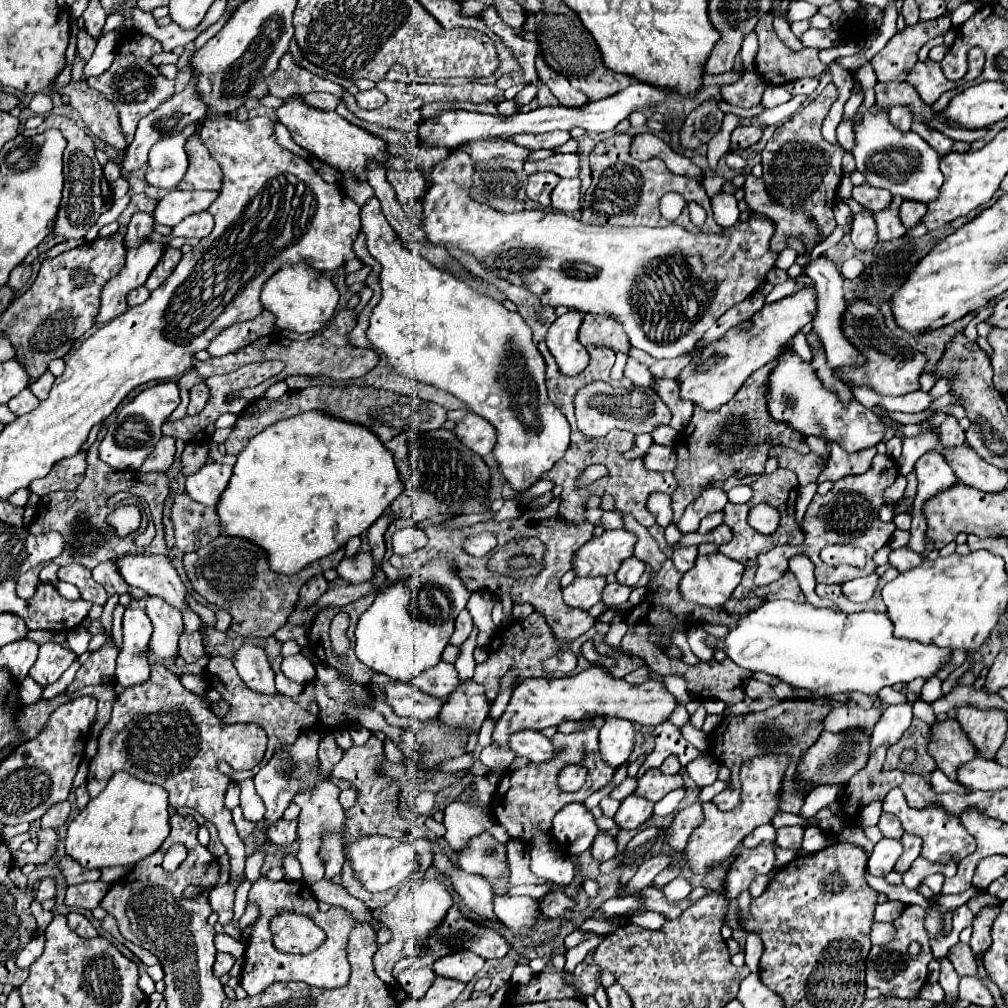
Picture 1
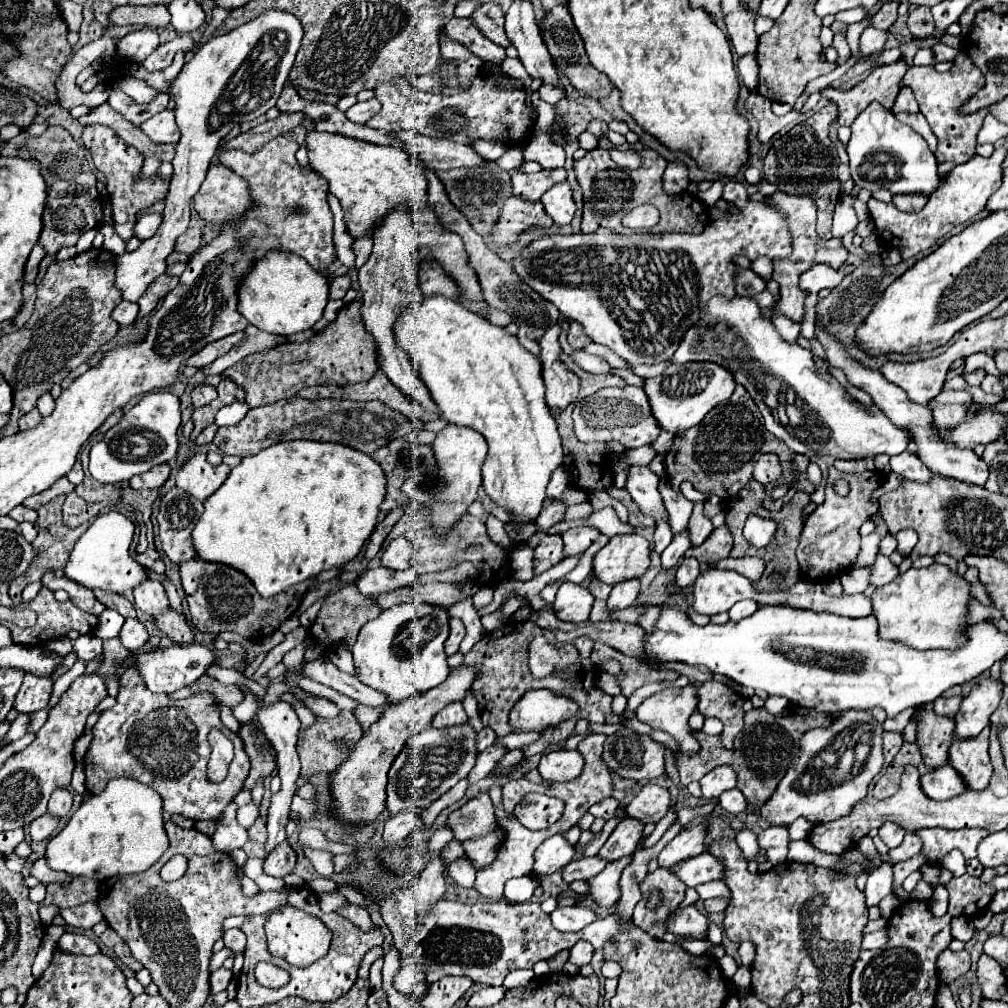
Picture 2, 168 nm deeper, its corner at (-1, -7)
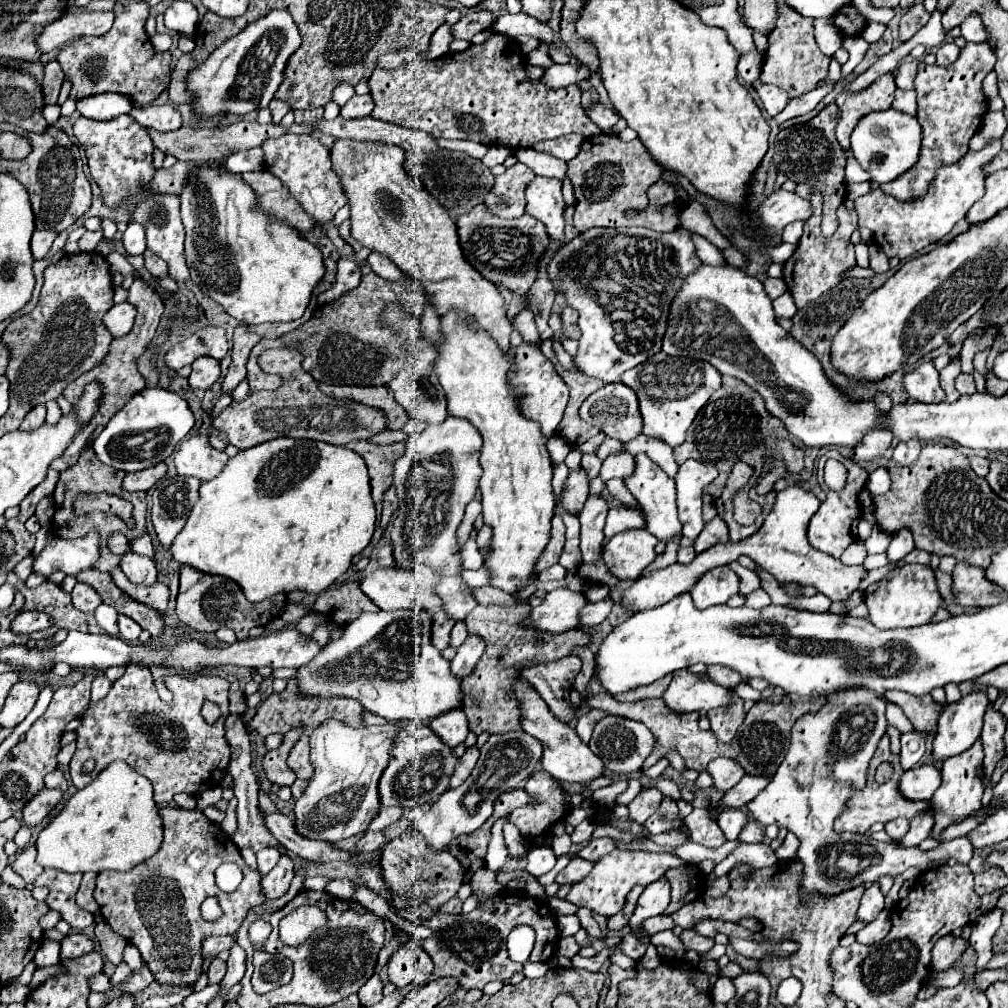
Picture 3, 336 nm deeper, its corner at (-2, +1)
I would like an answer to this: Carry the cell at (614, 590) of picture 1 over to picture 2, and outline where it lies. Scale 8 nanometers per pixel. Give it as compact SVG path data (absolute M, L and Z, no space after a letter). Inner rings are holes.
M592 580L592 584L590 584L590 592L592 592L592 596L594 598L598 598L598 600L608 600L608 594L610 594L610 590L612 590L612 586L610 584L604 584L604 582L600 582L600 580Z

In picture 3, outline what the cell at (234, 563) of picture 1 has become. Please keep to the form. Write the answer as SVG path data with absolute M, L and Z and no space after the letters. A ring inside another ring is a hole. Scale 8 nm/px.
M181 566L181 584L177 596L177 616L179 620L199 632L215 632L221 626L227 626L235 632L237 640L247 640L247 634L255 626L265 626L271 620L279 618L279 612L287 604L283 594L267 598L263 602L251 604L241 592L239 584L223 576L211 576L205 572L197 572L191 566Z

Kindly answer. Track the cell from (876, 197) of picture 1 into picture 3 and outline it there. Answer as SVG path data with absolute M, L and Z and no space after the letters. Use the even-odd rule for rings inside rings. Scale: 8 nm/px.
M989 140L987 146L979 152L967 152L959 162L953 166L943 166L937 170L937 178L929 184L929 190L923 198L913 202L899 202L893 196L873 188L865 196L853 200L855 210L859 214L859 226L873 230L877 246L887 254L887 258L899 256L909 258L921 248L935 244L943 236L951 232L951 228L965 218L969 208L985 194L985 174L983 166L1001 150L1001 140Z

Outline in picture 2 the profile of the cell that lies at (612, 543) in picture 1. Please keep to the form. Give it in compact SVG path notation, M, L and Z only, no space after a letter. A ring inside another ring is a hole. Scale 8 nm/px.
M618 534L596 552L592 574L600 582L618 584L630 578L640 578L650 566L650 546L644 536Z

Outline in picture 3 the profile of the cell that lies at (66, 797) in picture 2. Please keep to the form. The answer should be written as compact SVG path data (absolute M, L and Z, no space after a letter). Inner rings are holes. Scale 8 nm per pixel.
M53 770L51 774L45 776L45 786L47 788L59 788L61 792L65 792L67 790L67 780L65 780L61 770Z

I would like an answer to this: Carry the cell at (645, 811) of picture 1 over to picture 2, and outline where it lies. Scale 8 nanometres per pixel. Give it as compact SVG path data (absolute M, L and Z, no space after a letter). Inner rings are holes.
M624 818L616 830L612 832L612 836L606 840L604 848L600 848L598 856L612 862L612 860L620 860L624 856L630 856L634 854L636 846L640 844L642 840L642 830L644 830L644 824L642 822L636 822L636 818Z

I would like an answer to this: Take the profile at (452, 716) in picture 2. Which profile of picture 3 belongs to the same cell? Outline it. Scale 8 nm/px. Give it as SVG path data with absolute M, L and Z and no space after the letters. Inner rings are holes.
M449 710L447 714L441 714L429 722L429 728L449 746L459 746L465 742L469 730L467 730L467 718L463 710Z

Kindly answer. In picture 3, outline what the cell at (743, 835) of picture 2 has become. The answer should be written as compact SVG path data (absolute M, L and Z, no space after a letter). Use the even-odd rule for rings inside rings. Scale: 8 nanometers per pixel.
M723 810L717 818L717 824L721 826L727 840L737 840L745 822L747 822L747 814L743 810Z

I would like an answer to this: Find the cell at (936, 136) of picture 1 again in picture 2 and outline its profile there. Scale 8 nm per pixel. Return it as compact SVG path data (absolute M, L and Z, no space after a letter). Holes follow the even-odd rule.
M898 114L896 118L898 118L900 122L904 122L904 124L908 124L912 130L916 130L916 132L928 142L930 150L936 152L938 140L936 140L936 136L932 134L932 130L930 130L930 126L928 126L928 122L926 122L926 118L924 118L922 114Z

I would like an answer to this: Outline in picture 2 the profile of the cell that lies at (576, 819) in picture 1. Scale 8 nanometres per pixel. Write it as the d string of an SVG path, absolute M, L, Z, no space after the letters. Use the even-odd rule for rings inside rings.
M554 834L536 850L536 862L534 862L534 874L544 876L552 874L560 868L564 868L568 862L572 862L576 854L576 846L566 840L564 834Z

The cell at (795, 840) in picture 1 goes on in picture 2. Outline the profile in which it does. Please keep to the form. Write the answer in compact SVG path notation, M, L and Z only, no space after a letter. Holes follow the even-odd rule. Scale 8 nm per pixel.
M770 826L758 834L758 844L760 848L766 850L768 860L772 864L780 864L788 856L788 844L790 844L788 830L784 826Z

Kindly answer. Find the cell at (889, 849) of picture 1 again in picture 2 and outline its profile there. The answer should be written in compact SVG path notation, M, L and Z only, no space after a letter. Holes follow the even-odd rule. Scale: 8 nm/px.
M882 862L868 874L868 882L864 888L866 894L866 904L874 906L878 904L886 894L892 894L892 864Z

